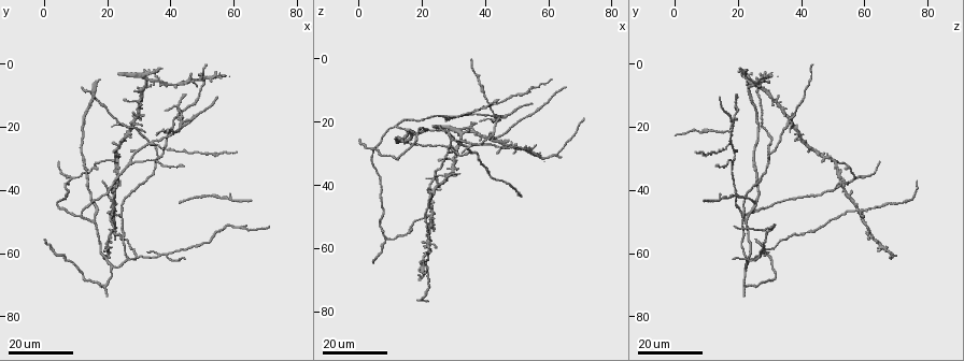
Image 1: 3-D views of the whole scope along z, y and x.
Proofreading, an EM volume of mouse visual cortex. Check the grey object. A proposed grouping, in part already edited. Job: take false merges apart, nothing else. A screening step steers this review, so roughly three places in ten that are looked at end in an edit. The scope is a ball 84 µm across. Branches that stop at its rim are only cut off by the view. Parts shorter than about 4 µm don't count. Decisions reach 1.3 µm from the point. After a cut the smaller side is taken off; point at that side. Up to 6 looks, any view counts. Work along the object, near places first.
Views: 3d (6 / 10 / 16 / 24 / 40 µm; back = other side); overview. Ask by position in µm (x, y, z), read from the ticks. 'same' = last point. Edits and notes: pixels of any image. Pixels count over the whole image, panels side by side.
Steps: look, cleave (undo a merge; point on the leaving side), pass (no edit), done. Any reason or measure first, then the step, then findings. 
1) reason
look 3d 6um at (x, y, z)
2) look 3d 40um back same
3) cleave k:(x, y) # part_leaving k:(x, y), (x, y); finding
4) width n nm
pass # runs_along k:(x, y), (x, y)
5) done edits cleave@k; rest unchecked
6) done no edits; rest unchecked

three-way junction
look 3d 16um at (9, 36, 57)

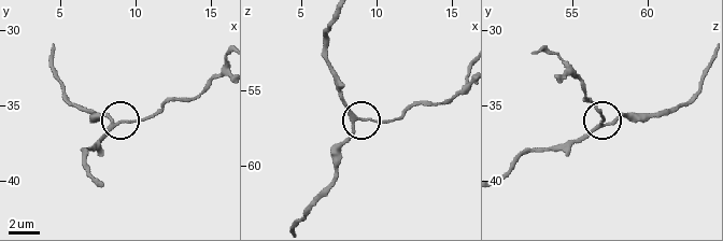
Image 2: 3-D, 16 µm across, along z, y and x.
look 3d 6um at (8.6, 36.2, 57.4)

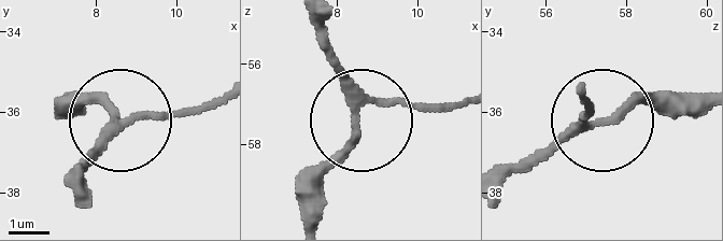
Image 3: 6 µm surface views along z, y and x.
side_arm 12 um
pass # runs_along 3:(582, 94), (599, 121), (668, 94); all the same cell

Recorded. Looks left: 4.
thin arm on a thick one
look 3d 16um at (39, 60, 28)

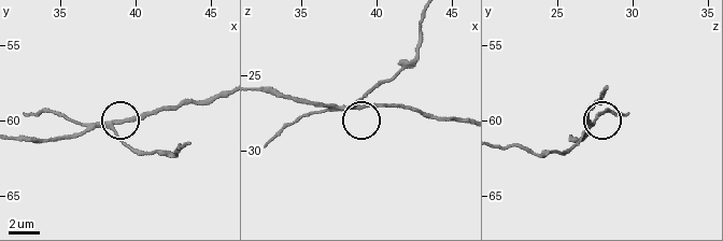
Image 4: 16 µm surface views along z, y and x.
look 3d 6um at (38.4, 60.4, 26.8)

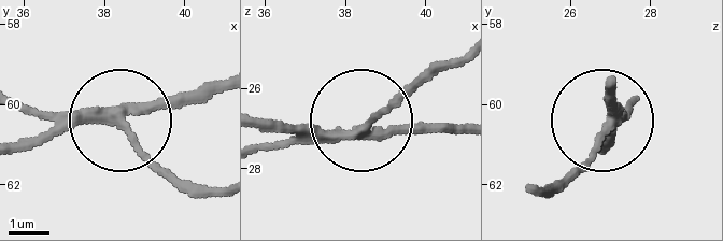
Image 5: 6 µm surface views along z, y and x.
arms 3
cleave 5:(36, 113) # part_leaving 5:(93, 115), (192, 184), (223, 187); two cells meet here

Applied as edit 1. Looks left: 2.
small branch off a trunk
look 3d 16um at (27, 31, 18)

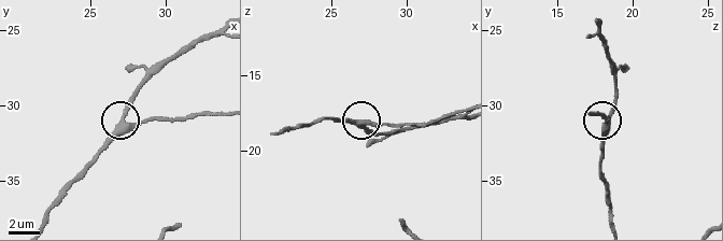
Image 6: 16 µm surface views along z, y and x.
look 3d 10um at (27.8, 31.4, 18.4)

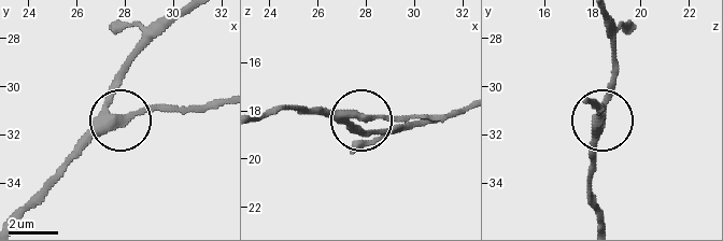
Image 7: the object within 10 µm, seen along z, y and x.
pass # runs_along 7:(17, 217), (98, 138), (129, 117), (200, 113); continuous, no second cell

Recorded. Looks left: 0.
done edits cleave@5; rest unchecked

